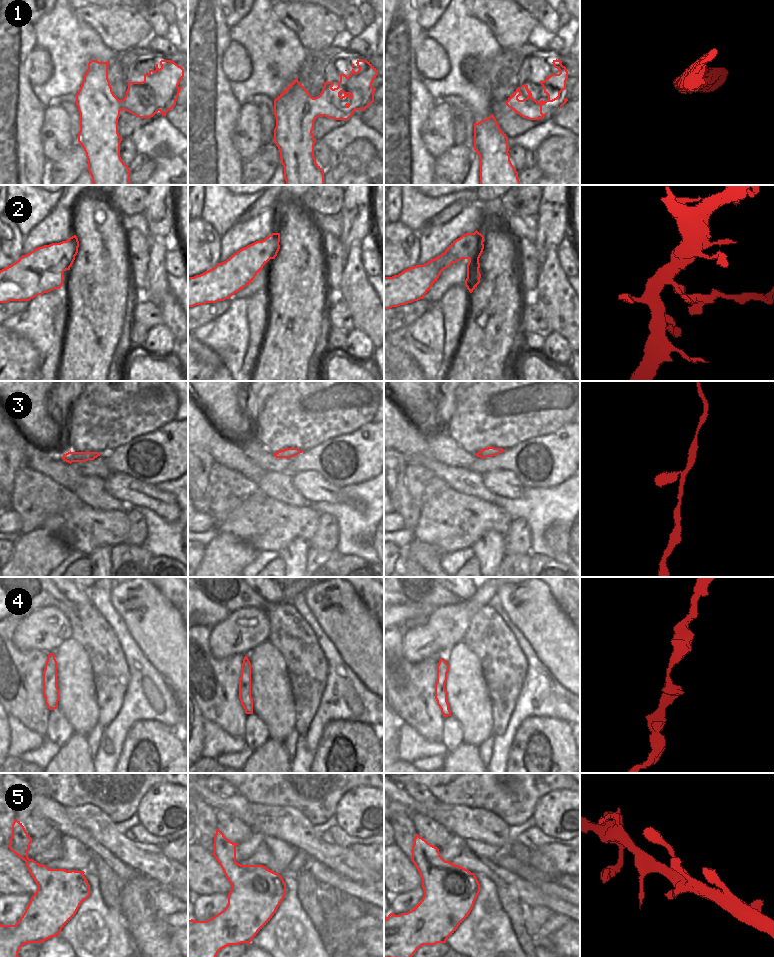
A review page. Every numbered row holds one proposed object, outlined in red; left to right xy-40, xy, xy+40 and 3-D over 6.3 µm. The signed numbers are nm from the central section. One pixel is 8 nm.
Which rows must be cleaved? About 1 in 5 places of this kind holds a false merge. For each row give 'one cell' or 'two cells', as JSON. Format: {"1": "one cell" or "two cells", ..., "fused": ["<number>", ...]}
{"1": "one cell", "2": "two cells", "3": "one cell", "4": "one cell", "5": "one cell", "fused": ["2"]}

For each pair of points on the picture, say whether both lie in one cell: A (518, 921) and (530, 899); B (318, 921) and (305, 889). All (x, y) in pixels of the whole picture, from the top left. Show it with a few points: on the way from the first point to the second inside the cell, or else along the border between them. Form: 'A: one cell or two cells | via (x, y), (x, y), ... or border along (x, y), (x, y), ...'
A: two cells | border along (507, 889), (524, 906)
B: one cell | via (315, 913), (309, 897)

